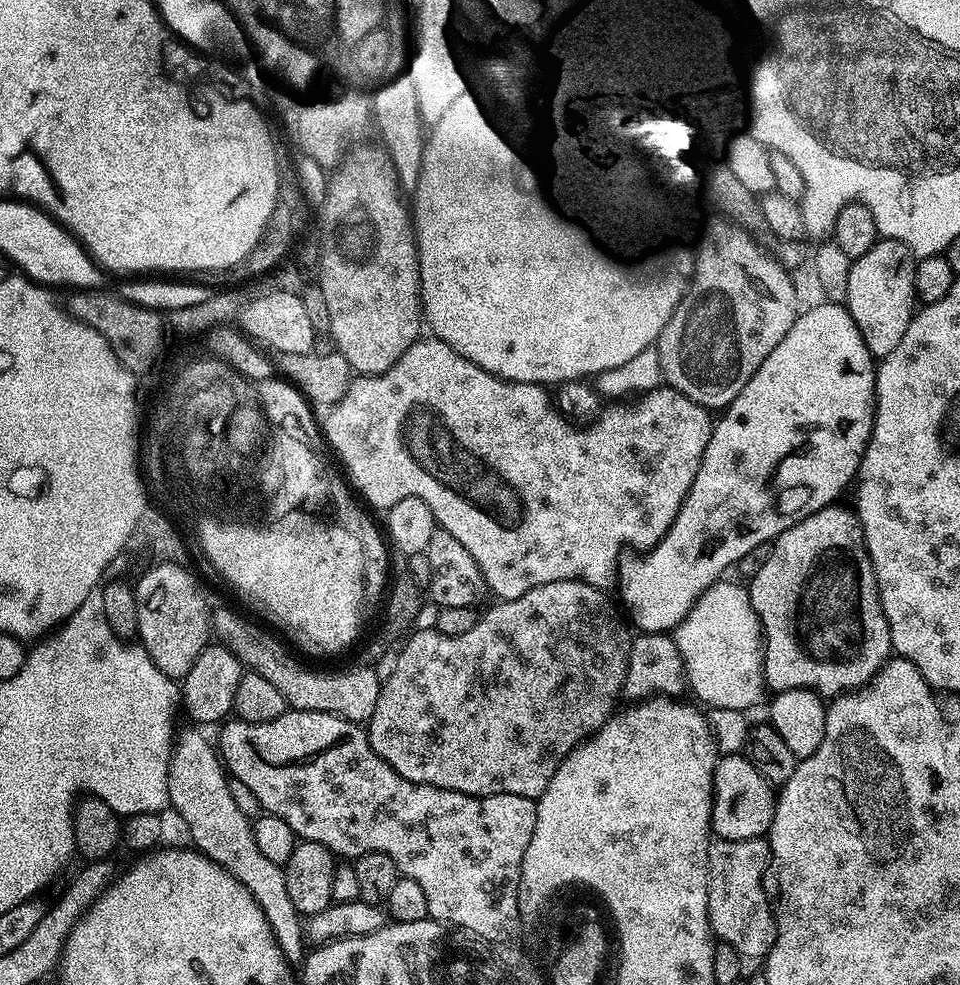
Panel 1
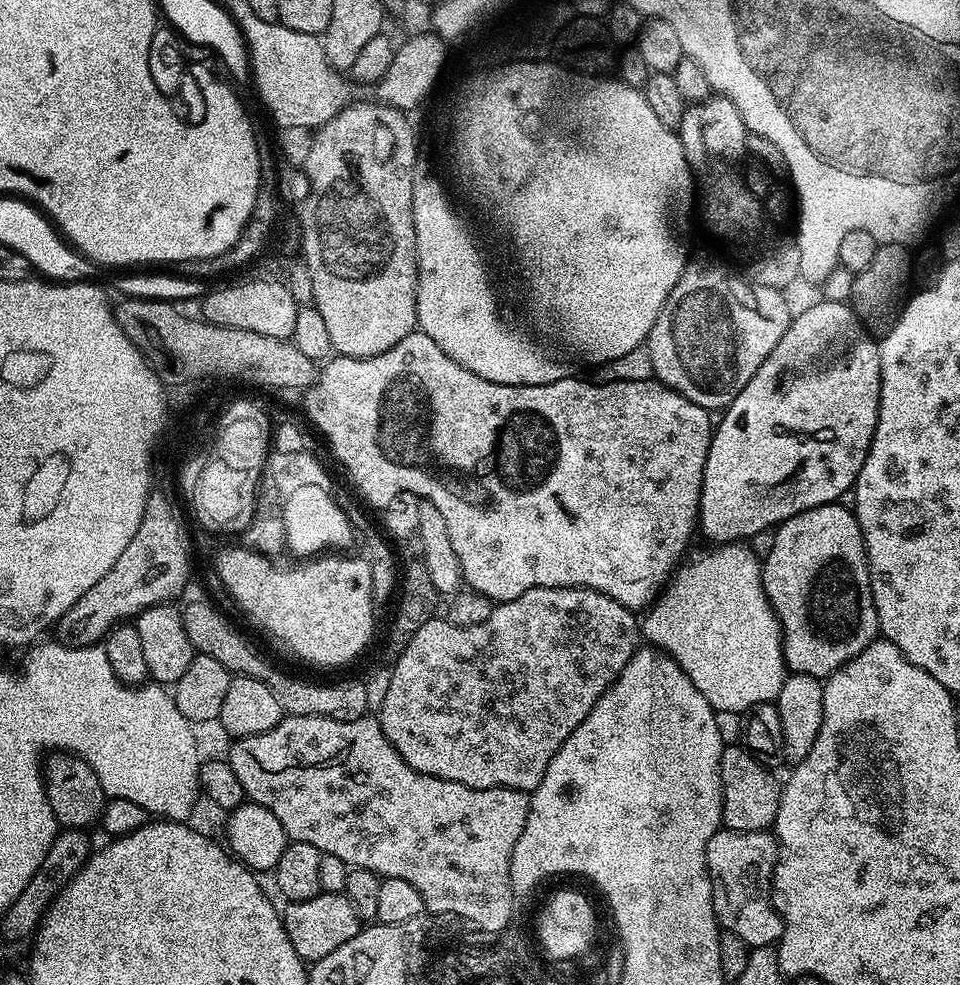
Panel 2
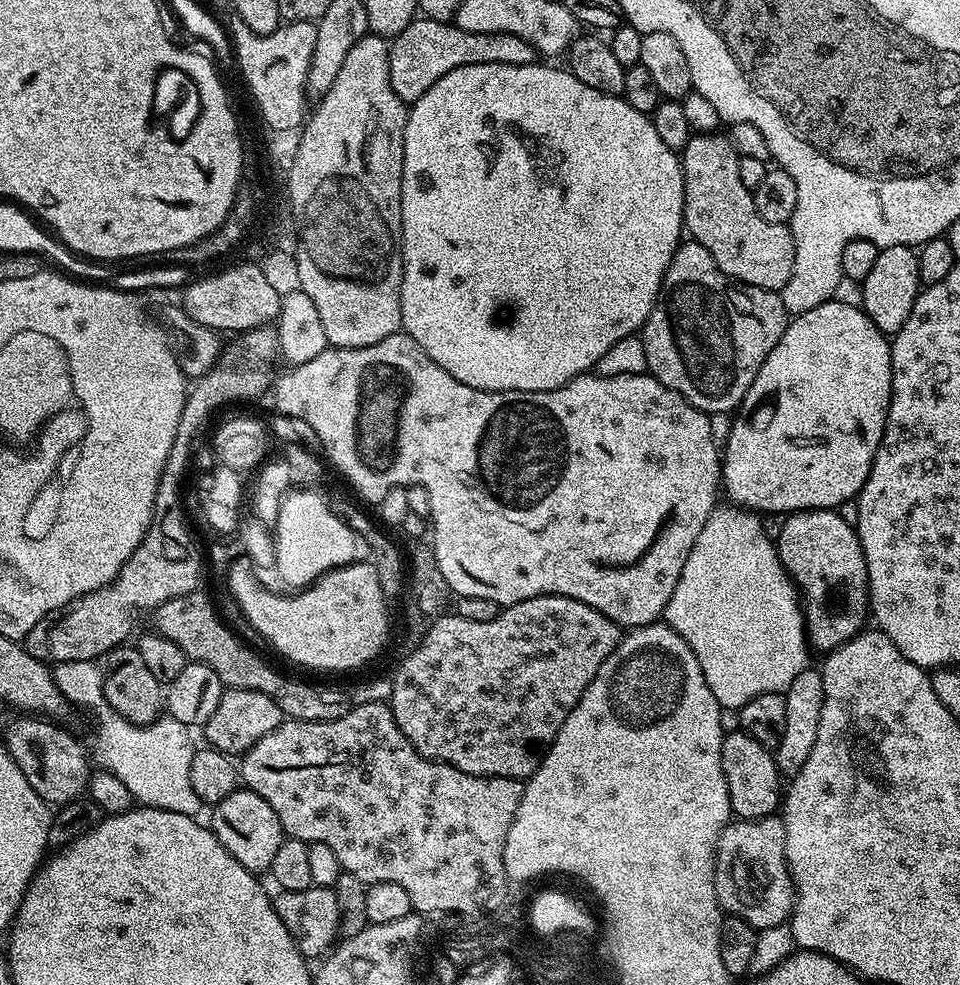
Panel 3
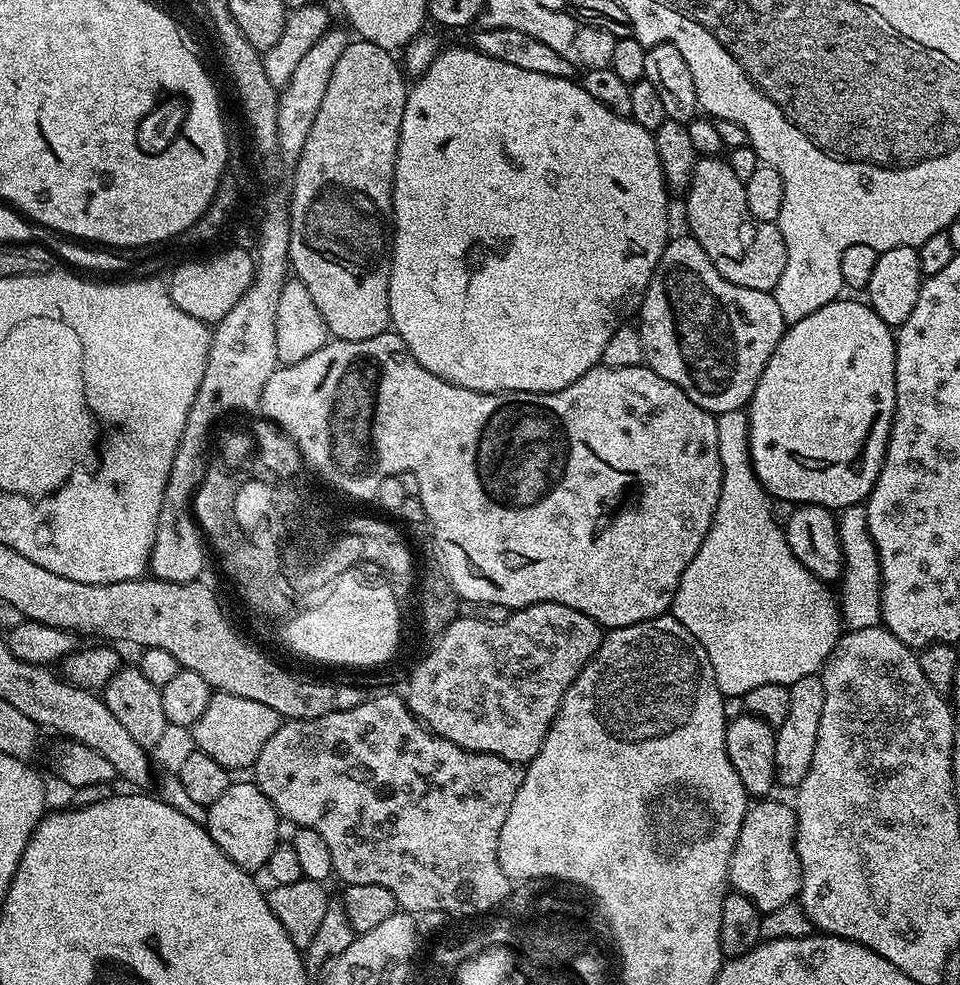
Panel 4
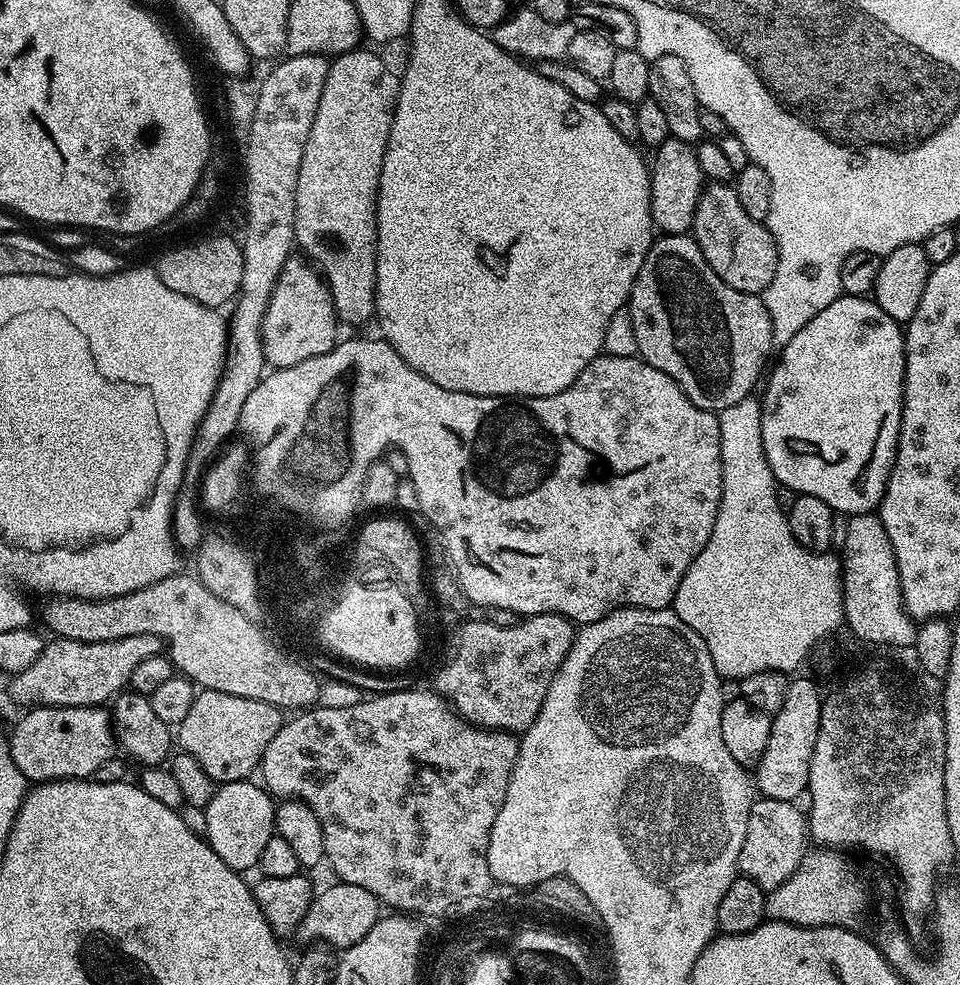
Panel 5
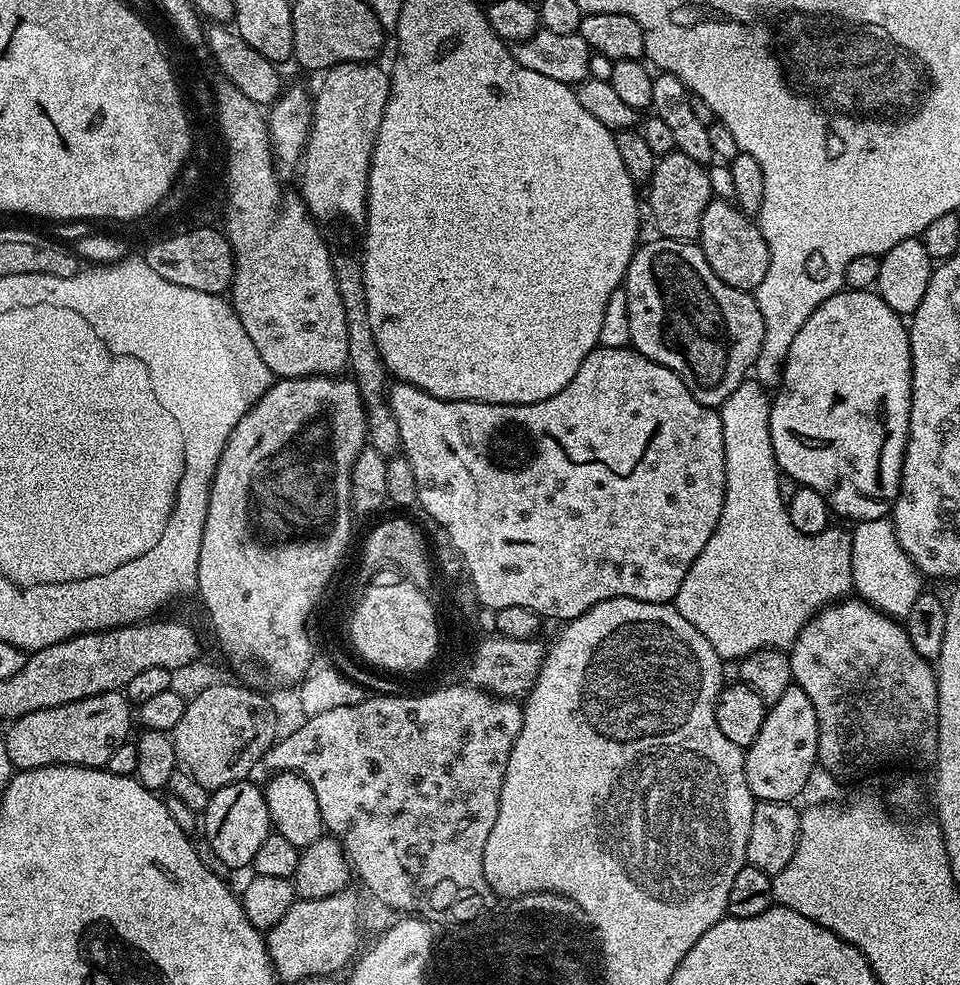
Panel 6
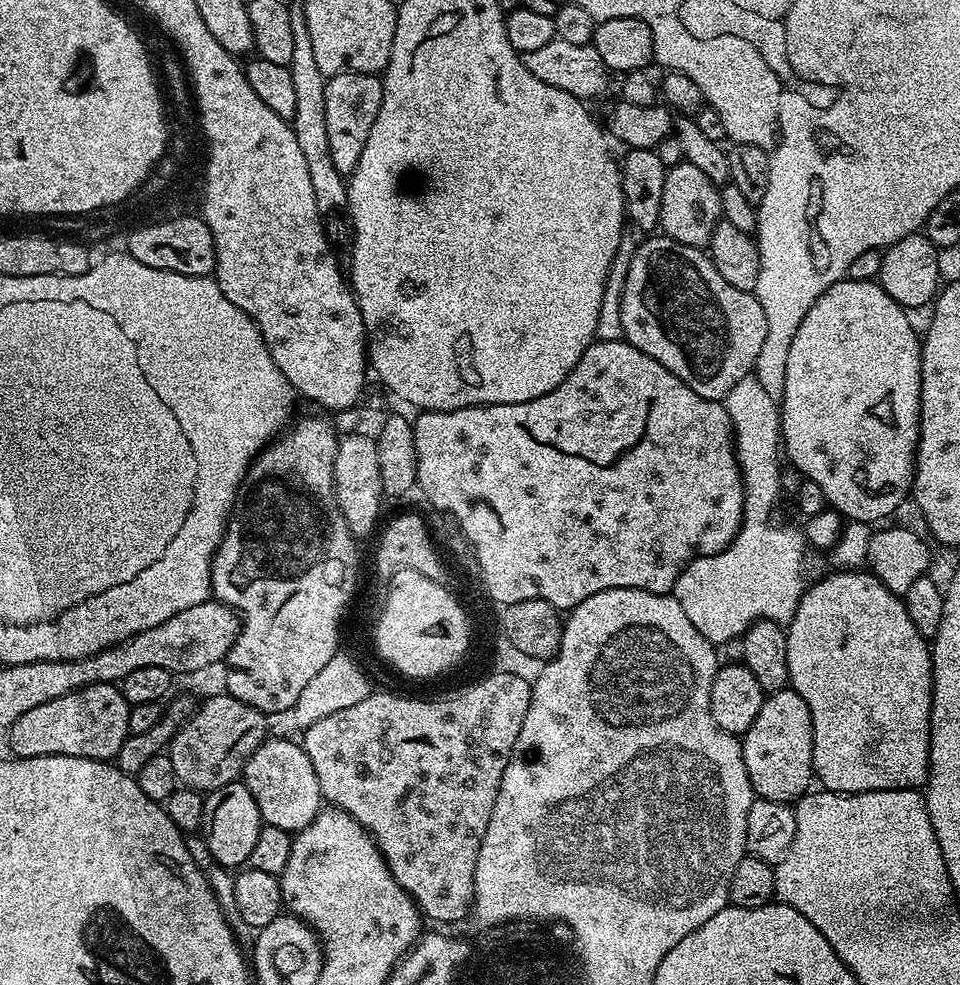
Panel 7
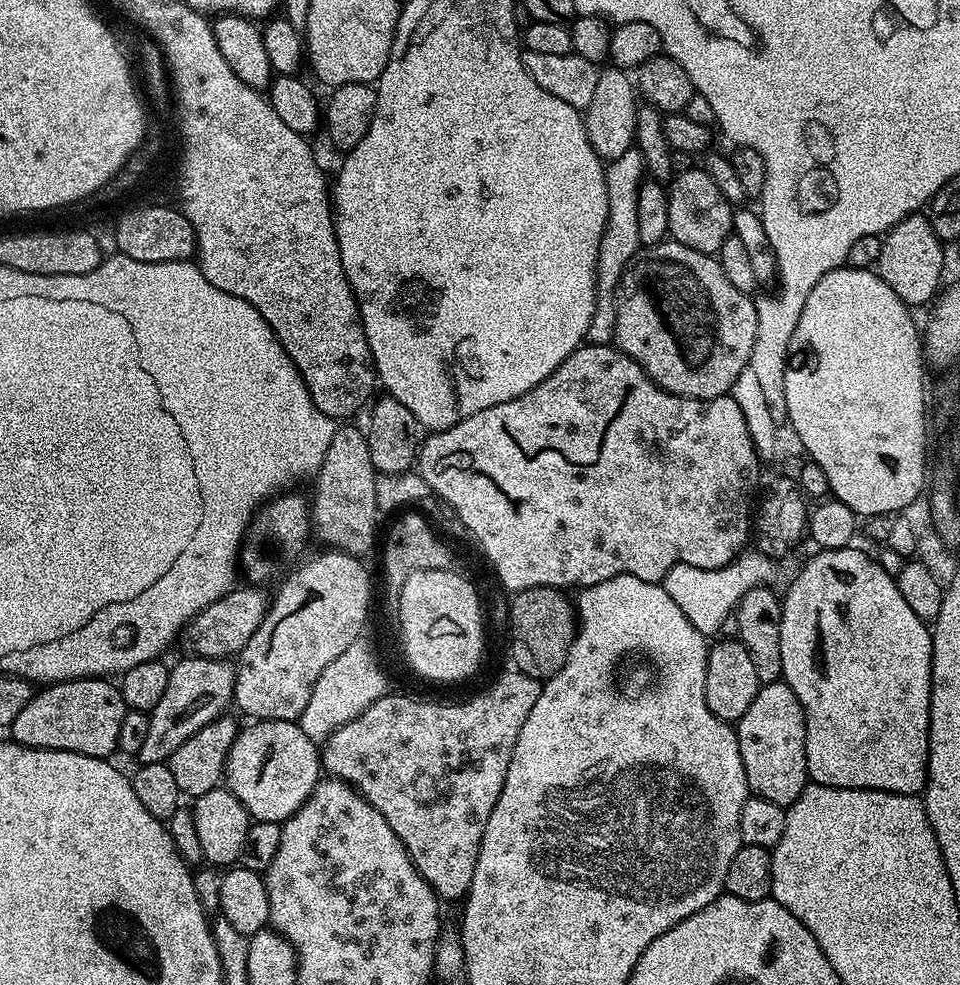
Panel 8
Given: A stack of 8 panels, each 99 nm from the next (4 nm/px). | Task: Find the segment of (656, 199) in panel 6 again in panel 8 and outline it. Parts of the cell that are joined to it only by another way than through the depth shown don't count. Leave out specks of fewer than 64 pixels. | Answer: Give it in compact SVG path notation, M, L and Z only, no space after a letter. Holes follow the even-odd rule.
M703 167L688 168L685 172L677 171L668 188L668 205L670 206L670 226L668 235L690 250L709 254L719 253L722 242L732 235L733 205L714 186L714 178Z

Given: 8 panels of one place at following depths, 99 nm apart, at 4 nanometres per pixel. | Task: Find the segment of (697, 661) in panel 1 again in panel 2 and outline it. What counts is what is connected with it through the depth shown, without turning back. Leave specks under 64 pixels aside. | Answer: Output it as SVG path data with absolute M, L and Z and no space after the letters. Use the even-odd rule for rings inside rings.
M744 542L709 549L693 564L685 563L659 600L647 609L648 617L642 620L642 636L651 647L659 648L682 666L690 682L702 690L702 698L706 698L717 712L744 714L760 704L773 703L782 690L786 675L784 636L764 589L761 557L755 556Z

